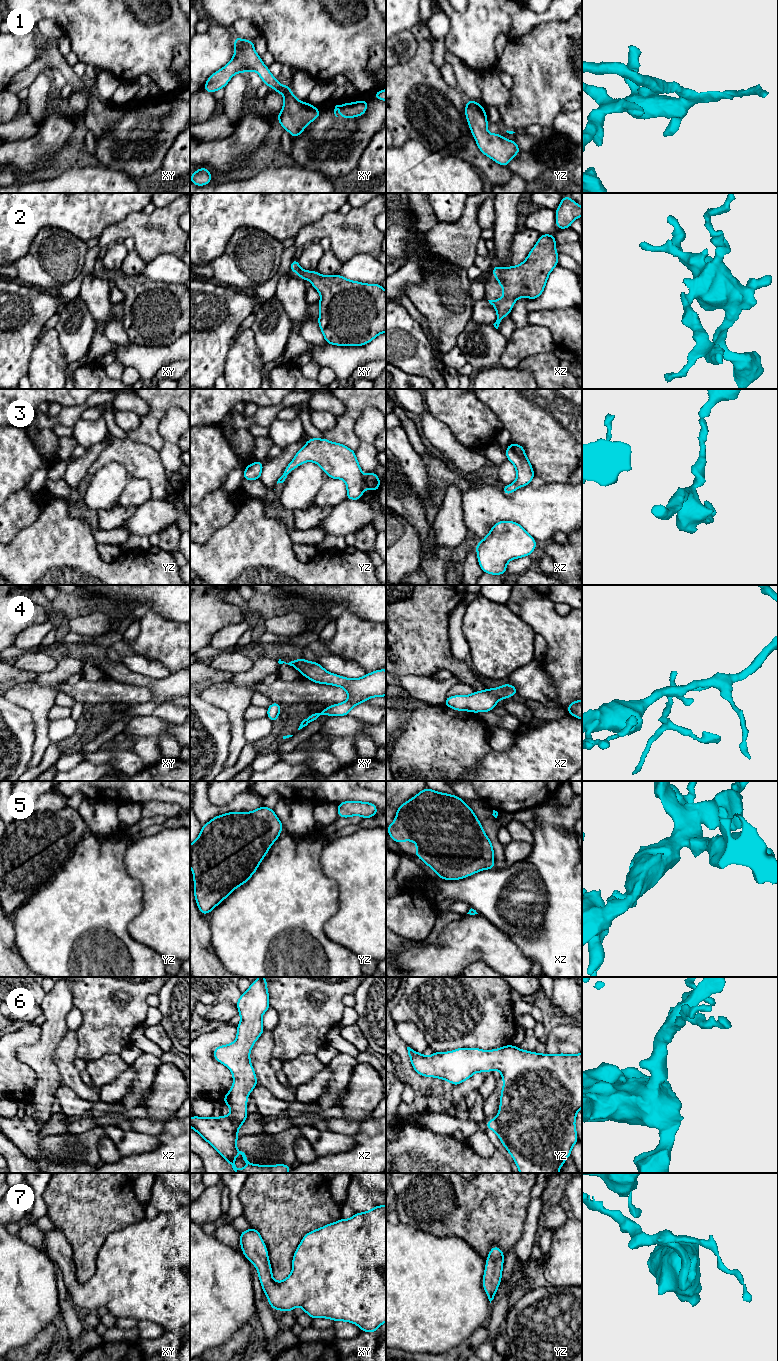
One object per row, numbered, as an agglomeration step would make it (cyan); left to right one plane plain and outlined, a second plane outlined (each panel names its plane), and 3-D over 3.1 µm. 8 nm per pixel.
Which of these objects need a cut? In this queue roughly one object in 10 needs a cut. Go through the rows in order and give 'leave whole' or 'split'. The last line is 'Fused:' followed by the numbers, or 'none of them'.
1: leave whole
2: leave whole
3: leave whole
4: leave whole
5: leave whole
6: leave whole
7: leave whole
Fused: none of them

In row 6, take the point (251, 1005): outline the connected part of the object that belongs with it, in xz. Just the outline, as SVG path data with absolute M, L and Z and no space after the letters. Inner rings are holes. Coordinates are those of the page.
M259 977L252 982L236 1006L241 1017L236 1040L216 1047L213 1052L214 1059L228 1067L233 1074L233 1087L223 1098L231 1109L231 1115L220 1115L219 1118L194 1115L190 1118L190 1127L218 1151L236 1173L288 1173L292 1167L285 1164L251 1164L245 1153L236 1147L236 1141L241 1137L237 1131L248 1116L247 1097L258 1085L250 1062L250 1050L264 1032L262 1015L270 1008L266 979ZM239 1153L248 1165L241 1170L235 1165L235 1157Z

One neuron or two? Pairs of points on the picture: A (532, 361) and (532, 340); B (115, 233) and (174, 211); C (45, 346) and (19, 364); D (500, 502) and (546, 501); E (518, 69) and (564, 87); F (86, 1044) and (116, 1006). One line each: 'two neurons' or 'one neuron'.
A: two neurons
B: one neuron
C: two neurons
D: one neuron
E: one neuron
F: one neuron

